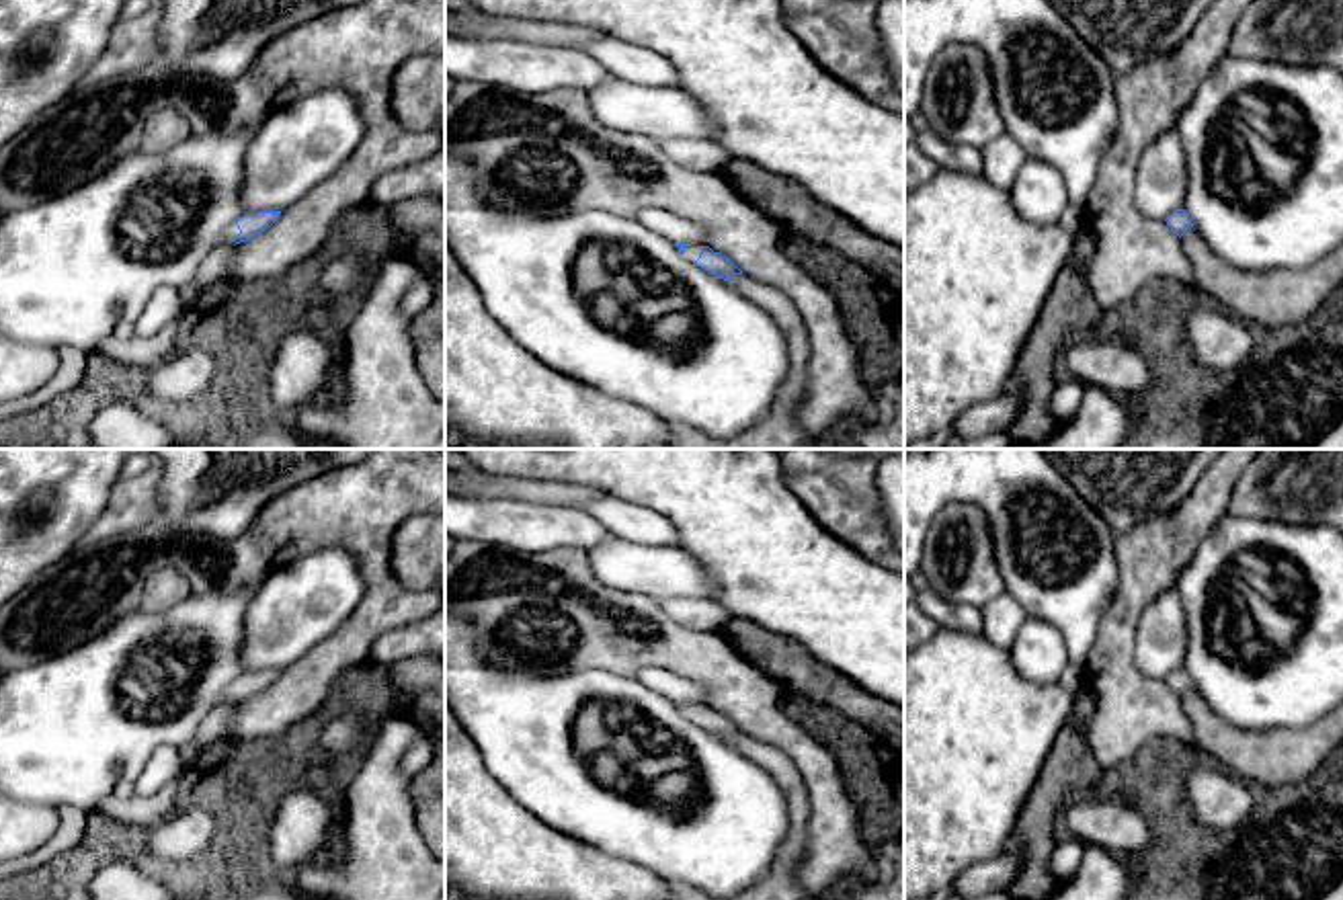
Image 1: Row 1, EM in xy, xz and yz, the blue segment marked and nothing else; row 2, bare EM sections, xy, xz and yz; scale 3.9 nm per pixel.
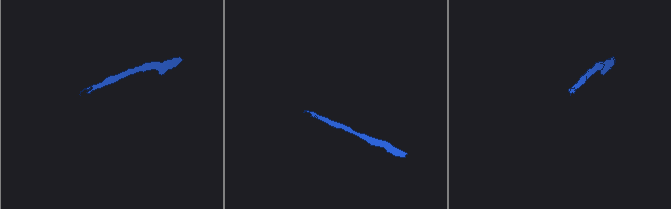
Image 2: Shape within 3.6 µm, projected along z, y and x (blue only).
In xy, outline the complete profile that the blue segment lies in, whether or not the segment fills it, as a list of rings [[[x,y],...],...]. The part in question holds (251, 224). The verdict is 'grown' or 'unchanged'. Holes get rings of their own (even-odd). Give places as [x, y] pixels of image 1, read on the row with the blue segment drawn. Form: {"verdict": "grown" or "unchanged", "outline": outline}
{"verdict": "grown", "outline": [[[258,211],[258,213],[244,213],[238,217],[223,234],[217,246],[230,244],[230,242],[246,242],[256,234],[262,234],[267,228],[271,228],[279,219],[281,211]]]}

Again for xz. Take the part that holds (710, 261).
{"verdict": "grown", "outline": [[[675,244],[675,246],[697,267],[724,281],[742,275],[742,271],[730,258],[722,256],[720,252],[714,252],[709,246],[687,246],[687,244]]]}

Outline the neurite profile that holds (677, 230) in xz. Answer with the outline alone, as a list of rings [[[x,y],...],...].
[[[642,209],[636,219],[646,228],[656,228],[673,244],[707,246],[707,236],[699,223],[675,217],[660,209]]]

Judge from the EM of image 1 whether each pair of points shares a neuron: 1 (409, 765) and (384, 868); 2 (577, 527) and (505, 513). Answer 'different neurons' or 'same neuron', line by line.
1: different neurons
2: same neuron

